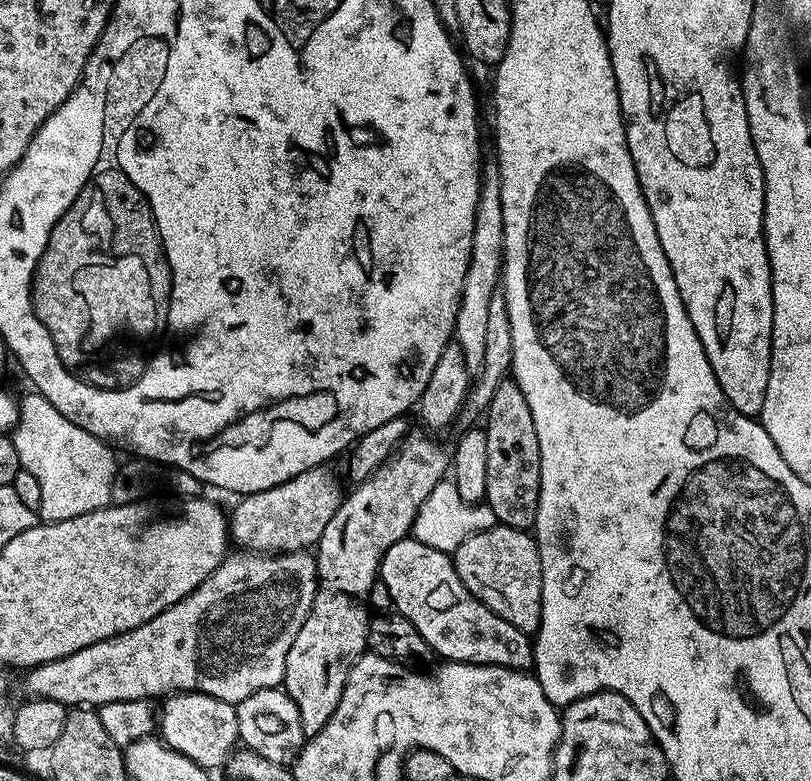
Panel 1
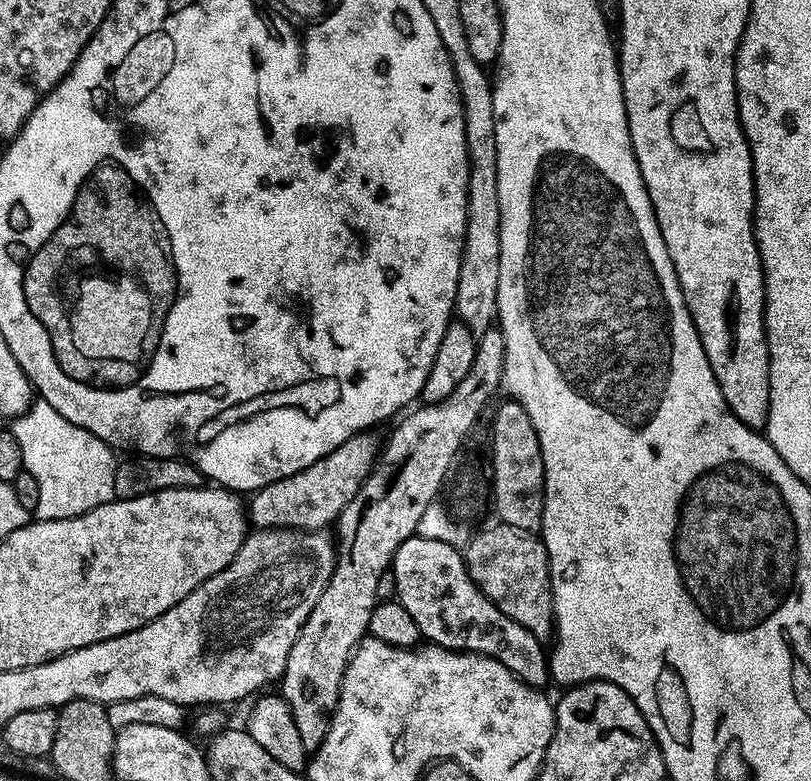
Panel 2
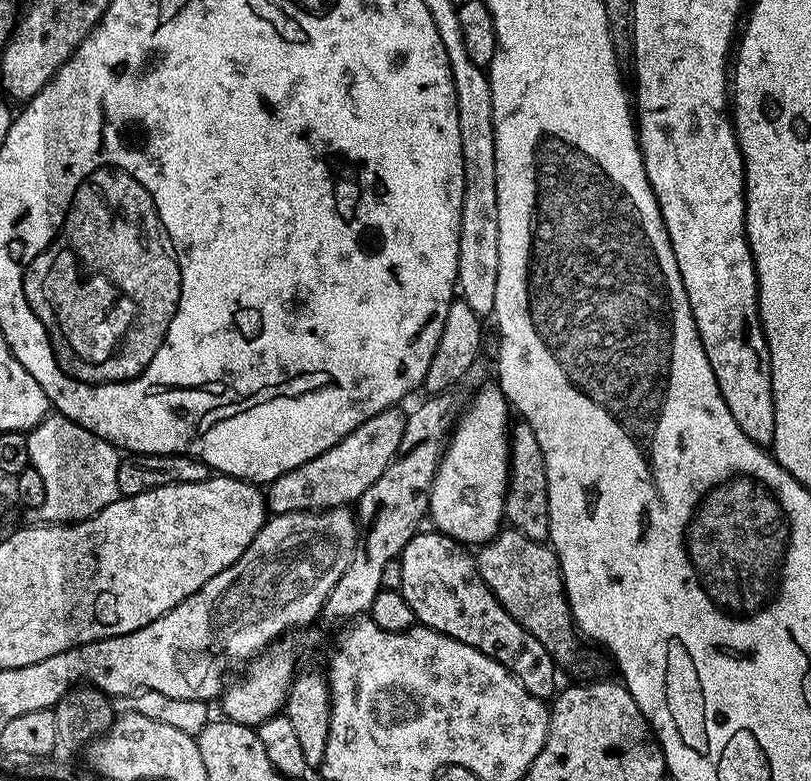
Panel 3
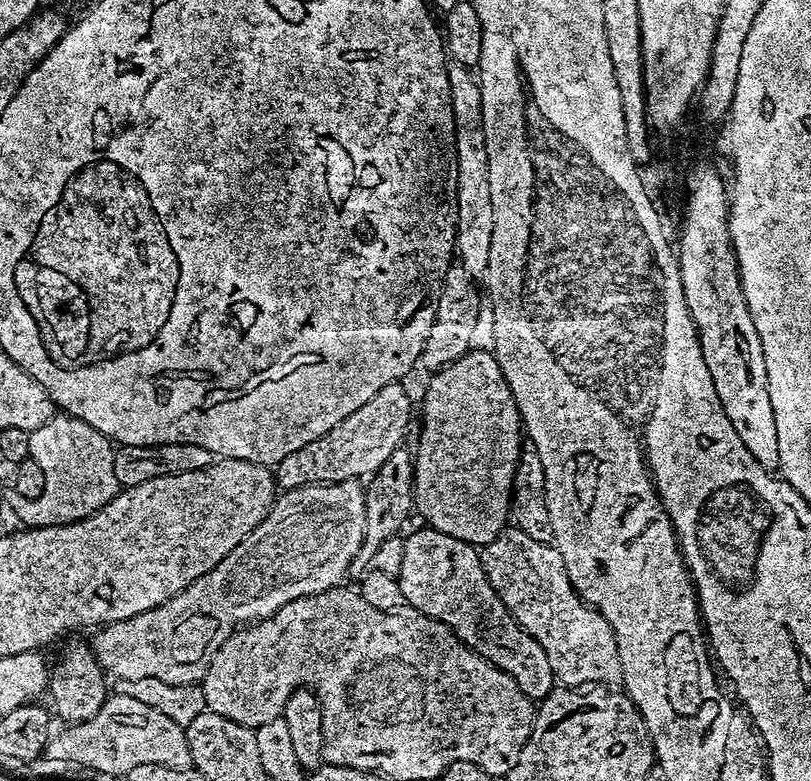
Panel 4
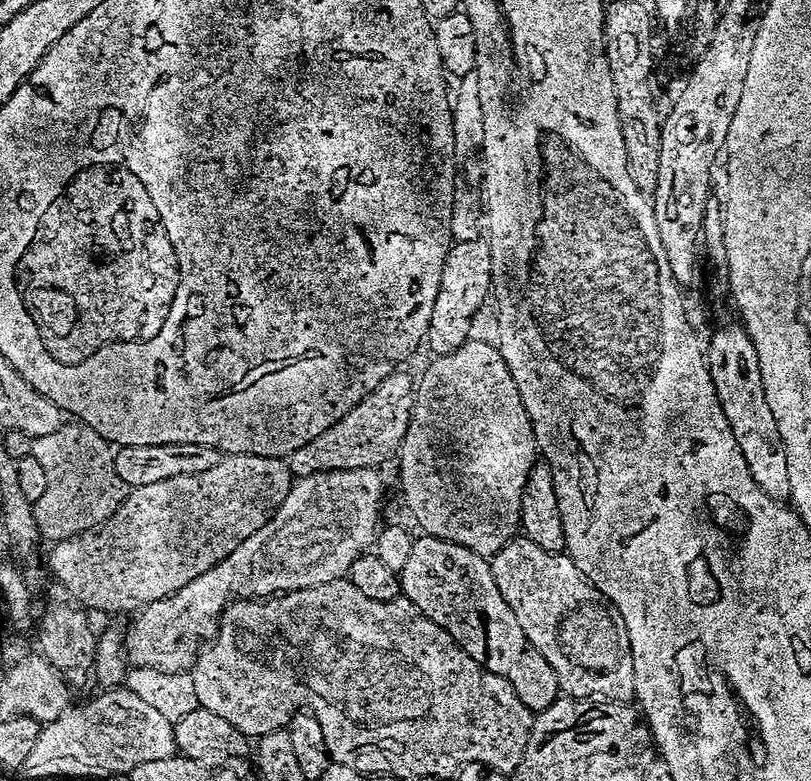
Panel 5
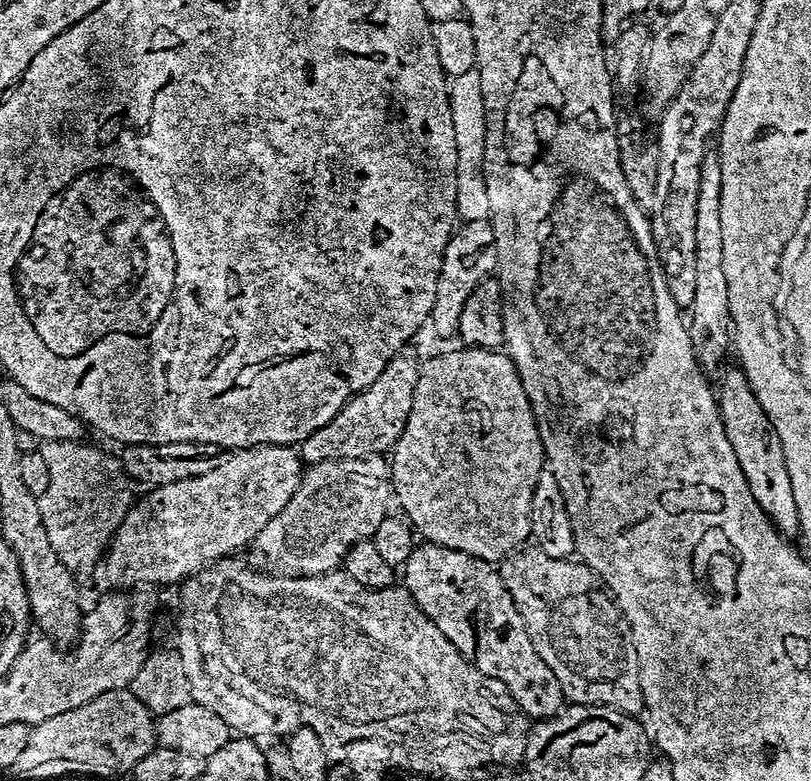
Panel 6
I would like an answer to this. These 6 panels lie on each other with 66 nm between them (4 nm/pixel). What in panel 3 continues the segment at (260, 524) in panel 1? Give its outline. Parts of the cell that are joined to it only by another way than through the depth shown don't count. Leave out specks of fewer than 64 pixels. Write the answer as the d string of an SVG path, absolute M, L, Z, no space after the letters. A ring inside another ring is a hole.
M393 406L374 414L330 450L318 454L310 462L282 474L266 488L266 508L281 516L287 512L310 512L325 508L343 508L359 501L360 495L391 466L396 459L400 443L404 441L405 413ZM352 500L352 501L351 501Z

